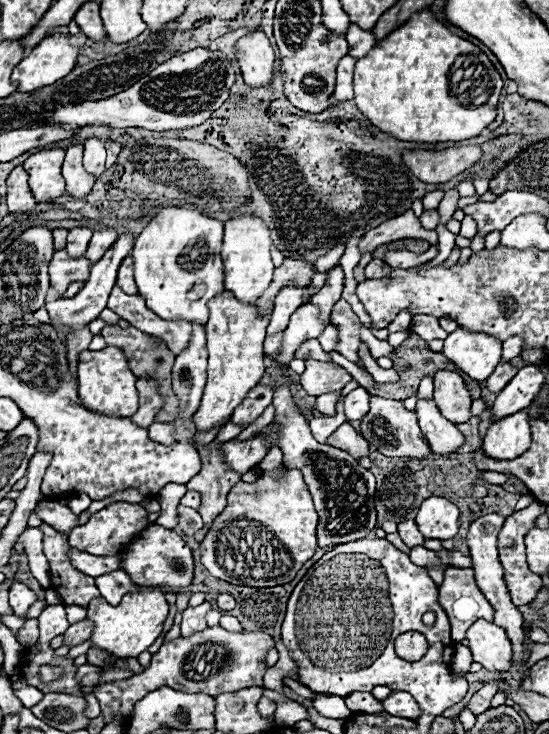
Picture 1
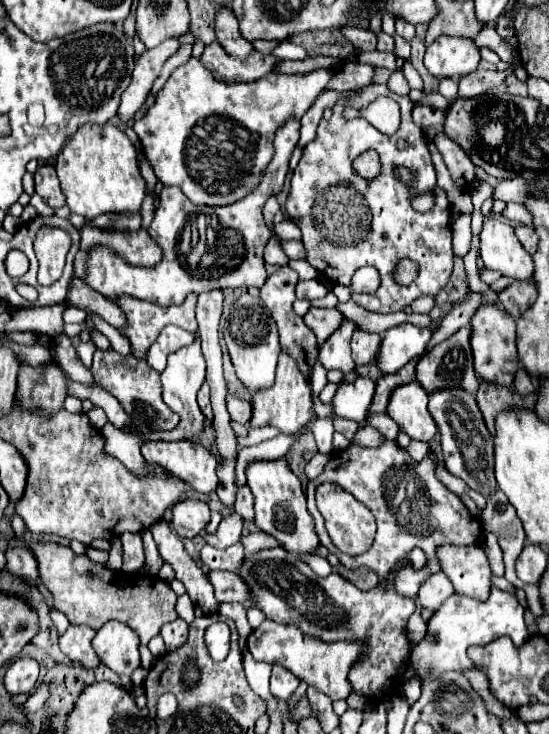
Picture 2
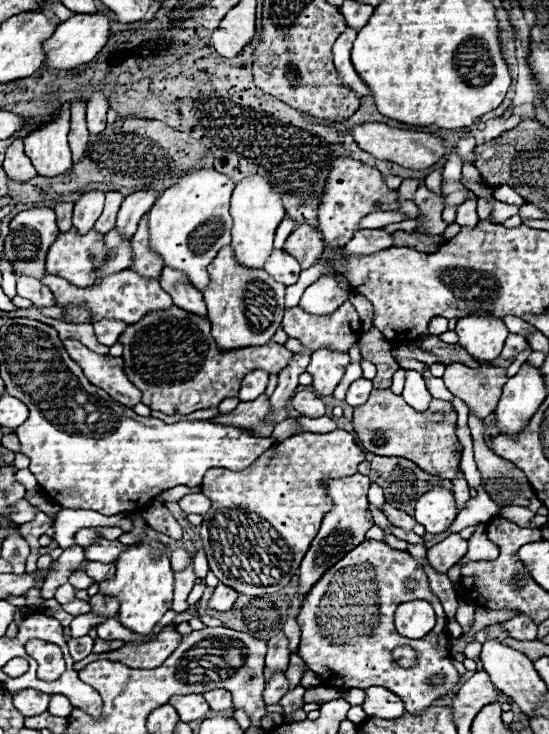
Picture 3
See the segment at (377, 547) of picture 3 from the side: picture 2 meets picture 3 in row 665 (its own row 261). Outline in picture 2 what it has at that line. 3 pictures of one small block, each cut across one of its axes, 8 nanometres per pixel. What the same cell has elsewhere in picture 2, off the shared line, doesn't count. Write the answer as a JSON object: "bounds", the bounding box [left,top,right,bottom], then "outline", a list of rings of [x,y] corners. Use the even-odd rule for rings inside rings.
{"bounds":[286,84,452,314],"outline":[[[370,84],[360,88],[360,94],[352,100],[334,106],[330,120],[322,120],[318,134],[308,146],[292,174],[290,192],[286,200],[286,212],[290,220],[302,230],[302,242],[306,248],[306,260],[330,282],[350,286],[352,274],[362,266],[374,266],[380,272],[380,286],[374,294],[352,294],[352,300],[372,312],[390,314],[404,310],[418,296],[438,294],[446,286],[452,272],[452,208],[446,192],[436,184],[436,172],[426,146],[426,136],[412,120],[412,100],[398,96],[384,84]],[[378,96],[388,96],[400,104],[402,122],[396,134],[388,136],[376,130],[368,120],[344,118],[344,108],[364,108]],[[374,150],[380,156],[382,172],[368,180],[354,172],[354,160]],[[394,166],[406,166],[416,172],[416,184],[406,188],[394,180]],[[422,194],[434,194],[434,208],[430,212],[418,212],[410,206],[410,200]],[[400,258],[410,258],[420,264],[420,274],[410,286],[398,286],[392,280],[392,270]]]}

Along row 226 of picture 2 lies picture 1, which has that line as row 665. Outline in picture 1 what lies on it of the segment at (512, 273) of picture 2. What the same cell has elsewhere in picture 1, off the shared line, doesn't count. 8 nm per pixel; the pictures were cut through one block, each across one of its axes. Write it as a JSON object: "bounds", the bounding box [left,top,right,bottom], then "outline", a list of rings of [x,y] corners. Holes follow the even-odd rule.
{"bounds":[466,620,512,672],"outline":[[[478,620],[468,628],[466,638],[470,640],[474,662],[480,662],[490,672],[512,672],[512,646],[500,626]]]}

